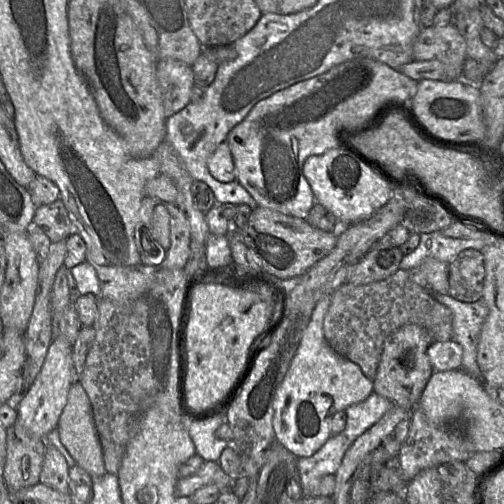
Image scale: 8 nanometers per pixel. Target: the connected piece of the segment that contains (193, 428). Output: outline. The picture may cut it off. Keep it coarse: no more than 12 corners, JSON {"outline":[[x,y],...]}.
{"outline":[[225,417],[188,421],[196,454],[215,461],[230,444],[215,435]]}

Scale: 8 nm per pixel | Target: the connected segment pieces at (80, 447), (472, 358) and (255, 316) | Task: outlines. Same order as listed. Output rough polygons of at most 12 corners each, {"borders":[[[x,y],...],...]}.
{"borders":[[[80,382],[58,422],[61,443],[90,476],[106,473]],[[433,294],[453,313],[452,339],[461,370],[479,380],[477,349],[488,316],[485,301]],[[267,291],[191,294],[188,410],[223,411],[270,322]]]}

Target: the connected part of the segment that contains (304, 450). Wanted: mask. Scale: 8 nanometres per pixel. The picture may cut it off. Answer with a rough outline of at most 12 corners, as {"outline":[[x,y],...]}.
{"outline":[[316,304],[276,391],[273,429],[298,458],[332,436],[334,414],[373,392],[336,353]]}

